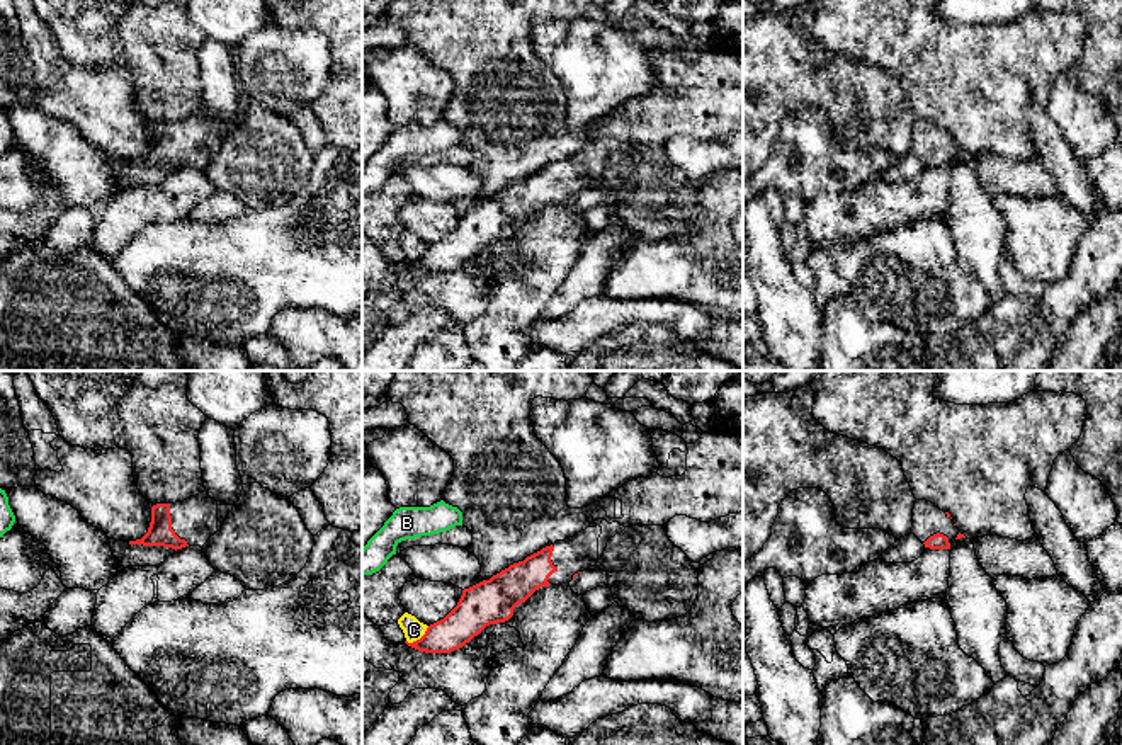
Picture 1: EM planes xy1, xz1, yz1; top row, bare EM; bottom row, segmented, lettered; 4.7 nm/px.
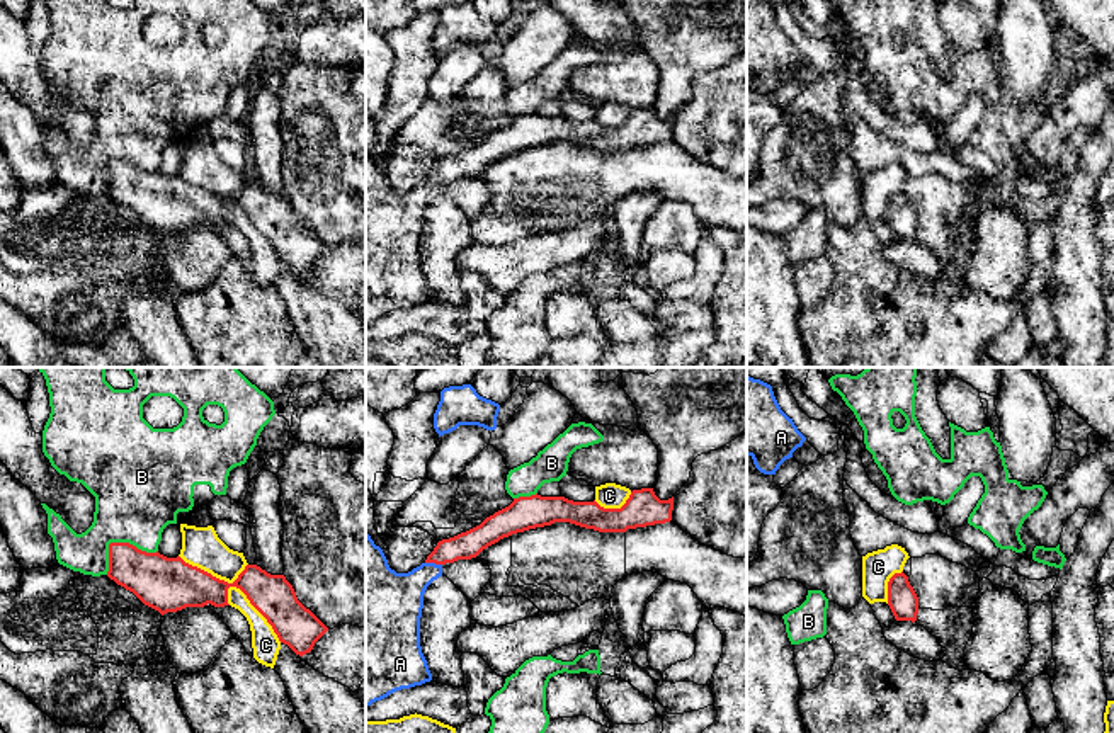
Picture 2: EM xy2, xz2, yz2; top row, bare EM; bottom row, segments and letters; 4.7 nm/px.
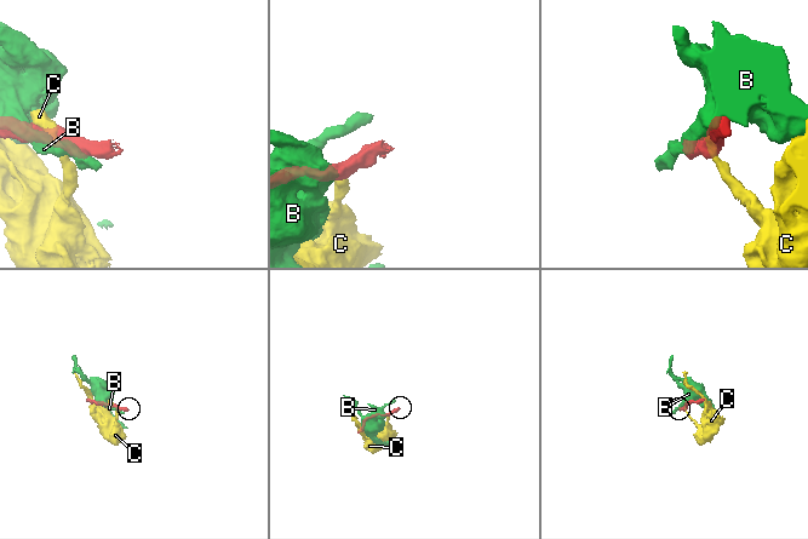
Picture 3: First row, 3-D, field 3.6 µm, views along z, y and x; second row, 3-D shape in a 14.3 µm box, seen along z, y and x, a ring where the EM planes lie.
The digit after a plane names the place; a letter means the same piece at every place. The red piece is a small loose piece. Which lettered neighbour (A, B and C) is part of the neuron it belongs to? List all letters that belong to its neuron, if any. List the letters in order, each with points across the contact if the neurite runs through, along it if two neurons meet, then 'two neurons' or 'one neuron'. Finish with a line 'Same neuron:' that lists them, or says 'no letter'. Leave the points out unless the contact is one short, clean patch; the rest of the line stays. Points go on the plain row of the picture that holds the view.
A: two neurons
B: two neurons
C: two neurons
Same neuron: no letter

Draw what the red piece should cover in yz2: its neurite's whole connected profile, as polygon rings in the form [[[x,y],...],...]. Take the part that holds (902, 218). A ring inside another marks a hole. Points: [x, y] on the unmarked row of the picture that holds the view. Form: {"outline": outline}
{"outline": [[[903,190],[888,201],[888,224],[896,240],[917,240],[918,216]]]}

